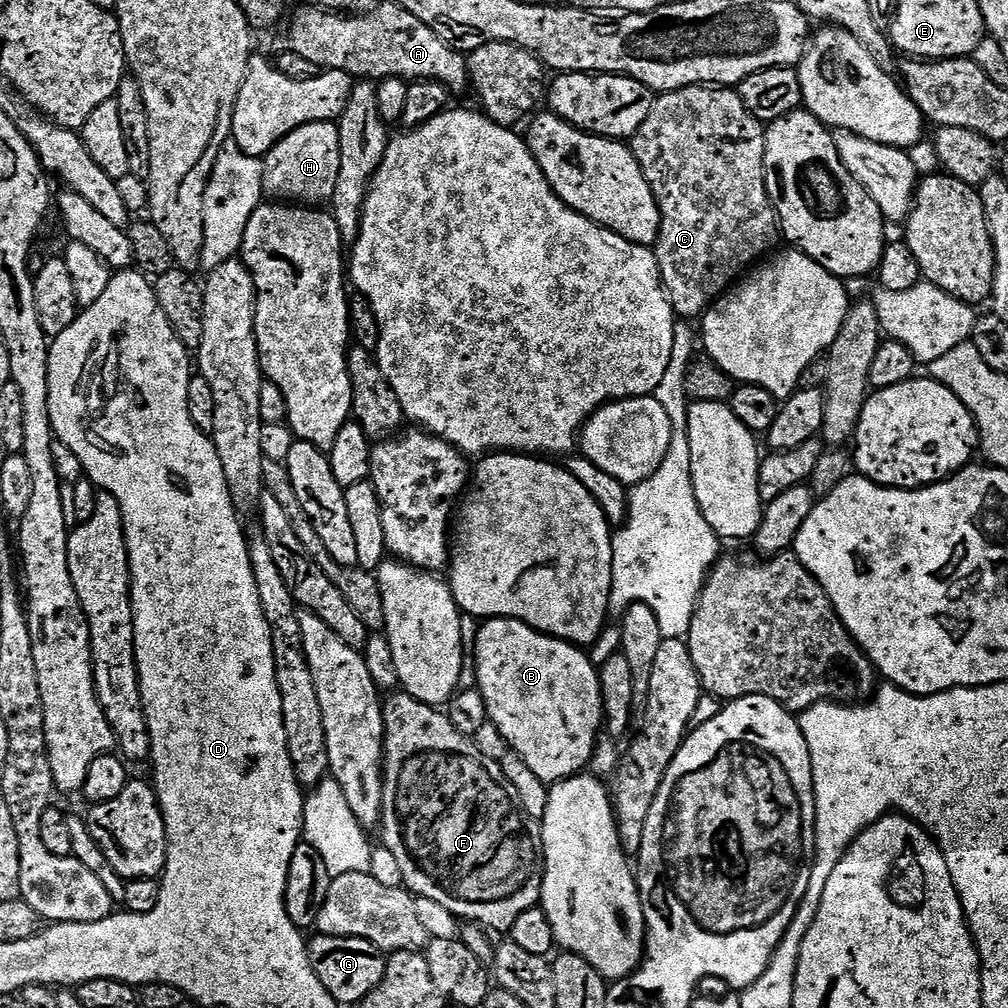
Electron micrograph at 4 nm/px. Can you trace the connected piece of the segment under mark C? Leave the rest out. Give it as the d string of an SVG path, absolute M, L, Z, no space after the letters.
M695 84L689 88L659 93L653 99L650 114L646 114L646 122L642 122L642 126L638 126L638 130L630 138L634 158L646 178L646 182L650 182L650 190L660 207L660 238L654 245L654 251L660 267L660 277L664 281L664 290L668 293L668 299L672 301L672 308L676 311L677 317L693 318L692 316L696 315L699 317L709 305L719 300L729 288L733 287L757 261L767 257L773 251L771 248L775 246L776 239L778 241L781 239L780 221L776 208L772 205L772 199L768 197L764 181L765 131L765 125L758 118L754 118L754 114L750 114L750 110L746 110L746 102L742 102L739 91L728 86Z

